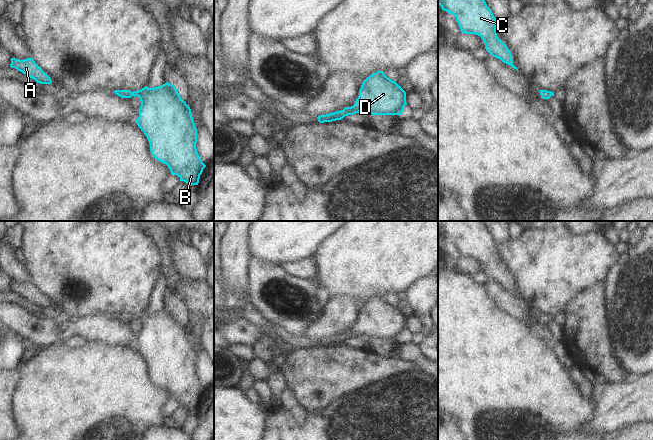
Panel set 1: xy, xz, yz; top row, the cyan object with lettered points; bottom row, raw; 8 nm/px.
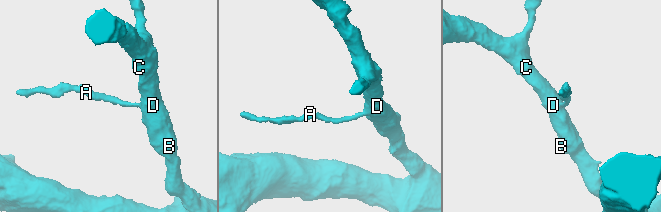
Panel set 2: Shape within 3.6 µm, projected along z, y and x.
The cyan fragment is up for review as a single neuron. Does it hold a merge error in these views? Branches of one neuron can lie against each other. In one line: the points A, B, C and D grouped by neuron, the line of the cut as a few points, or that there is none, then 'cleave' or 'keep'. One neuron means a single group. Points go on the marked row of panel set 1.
groups A B C D; cut none; keep

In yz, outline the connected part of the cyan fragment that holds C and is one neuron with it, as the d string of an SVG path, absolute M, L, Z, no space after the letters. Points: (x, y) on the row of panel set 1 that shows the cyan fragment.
M438 0L438 4L441 6L442 10L447 11L450 14L453 14L456 17L456 21L460 27L462 33L465 34L476 34L482 38L485 43L485 49L495 58L500 59L502 62L512 66L514 69L517 69L513 65L512 54L498 37L496 31L496 18L494 17L491 9L487 6L485 0Z

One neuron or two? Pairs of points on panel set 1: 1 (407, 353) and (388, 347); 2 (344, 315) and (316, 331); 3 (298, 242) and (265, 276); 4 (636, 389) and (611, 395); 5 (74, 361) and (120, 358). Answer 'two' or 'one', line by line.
1: one
2: one
3: two
4: one
5: one

